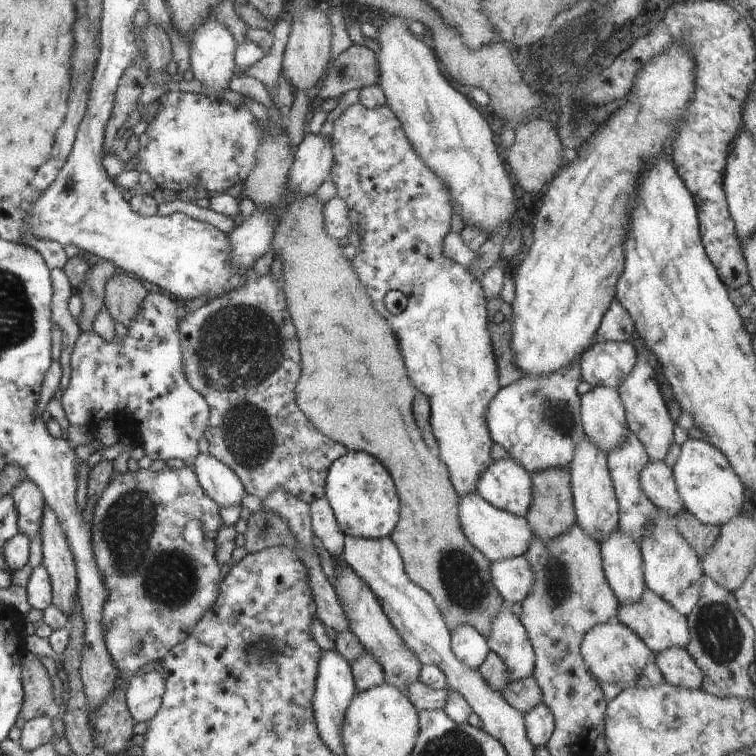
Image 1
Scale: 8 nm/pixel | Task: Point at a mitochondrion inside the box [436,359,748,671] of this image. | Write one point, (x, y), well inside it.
(720, 636)

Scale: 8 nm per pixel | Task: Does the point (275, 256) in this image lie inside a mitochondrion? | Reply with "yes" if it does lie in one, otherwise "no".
no

